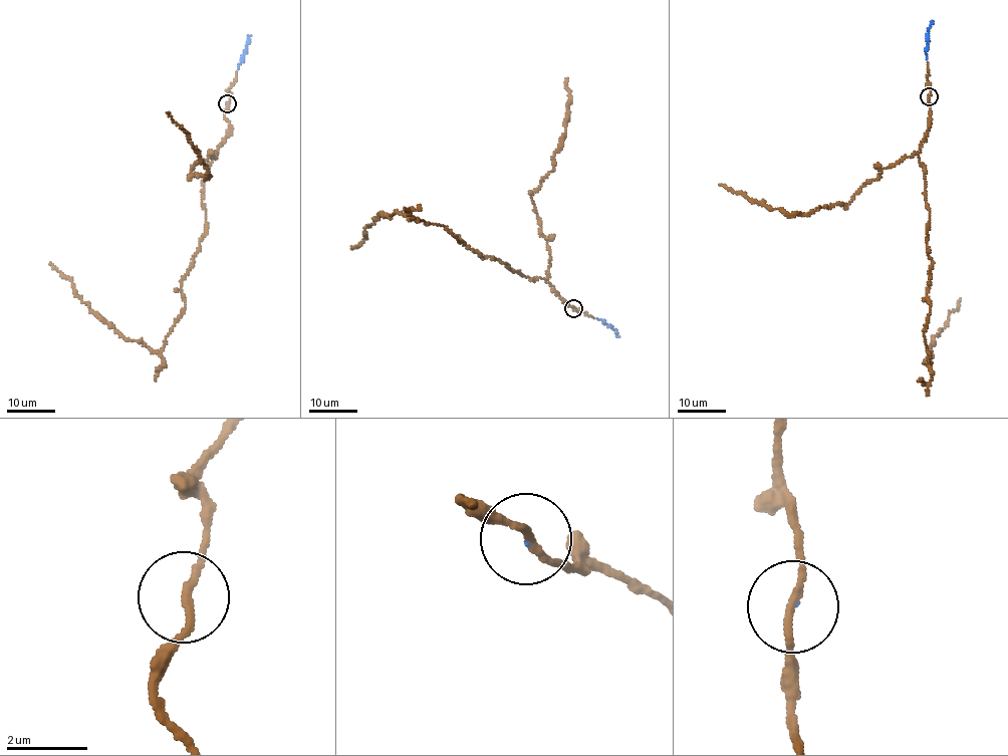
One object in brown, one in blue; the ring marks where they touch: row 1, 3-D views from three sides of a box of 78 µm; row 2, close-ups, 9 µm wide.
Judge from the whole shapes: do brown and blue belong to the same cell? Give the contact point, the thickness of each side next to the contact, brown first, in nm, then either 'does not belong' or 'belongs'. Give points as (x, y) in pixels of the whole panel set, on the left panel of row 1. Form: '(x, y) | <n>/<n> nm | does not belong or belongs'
(227, 103) | 170/30 nm | belongs

